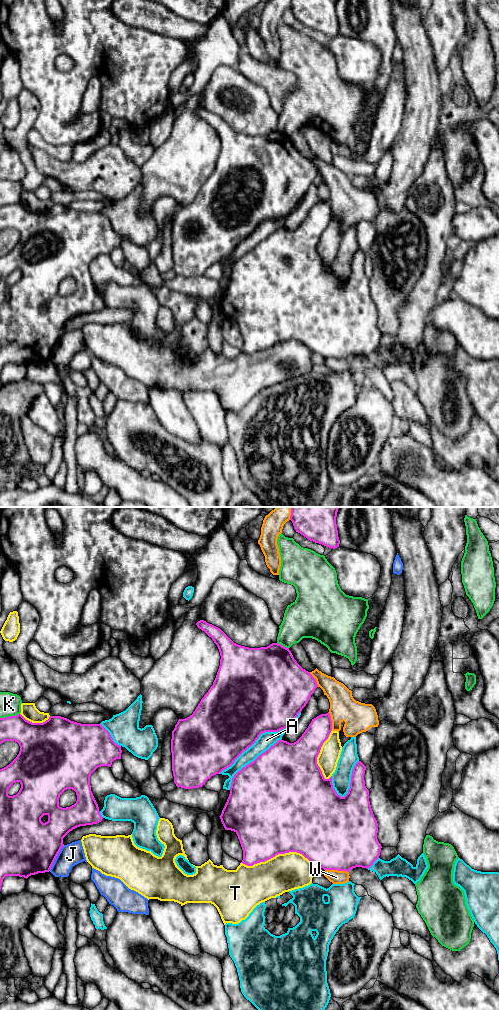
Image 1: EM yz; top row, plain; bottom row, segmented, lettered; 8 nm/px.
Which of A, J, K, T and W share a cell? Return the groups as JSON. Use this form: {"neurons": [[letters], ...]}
{"neurons": [["A"], ["J"], ["K"], ["T"], ["W"]]}

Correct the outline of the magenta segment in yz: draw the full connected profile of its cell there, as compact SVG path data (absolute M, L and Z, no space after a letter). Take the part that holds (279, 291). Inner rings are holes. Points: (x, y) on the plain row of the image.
M330 201L321 202L312 207L296 230L278 228L234 263L229 285L219 305L225 318L234 319L238 324L243 338L241 351L253 354L278 342L297 340L324 358L349 360L356 355L368 357L379 346L382 334L377 327L378 311L370 293L369 278L365 274L366 254L361 249L355 252L348 281L341 285L333 276L332 264L325 267L317 252L321 235L331 219Z

